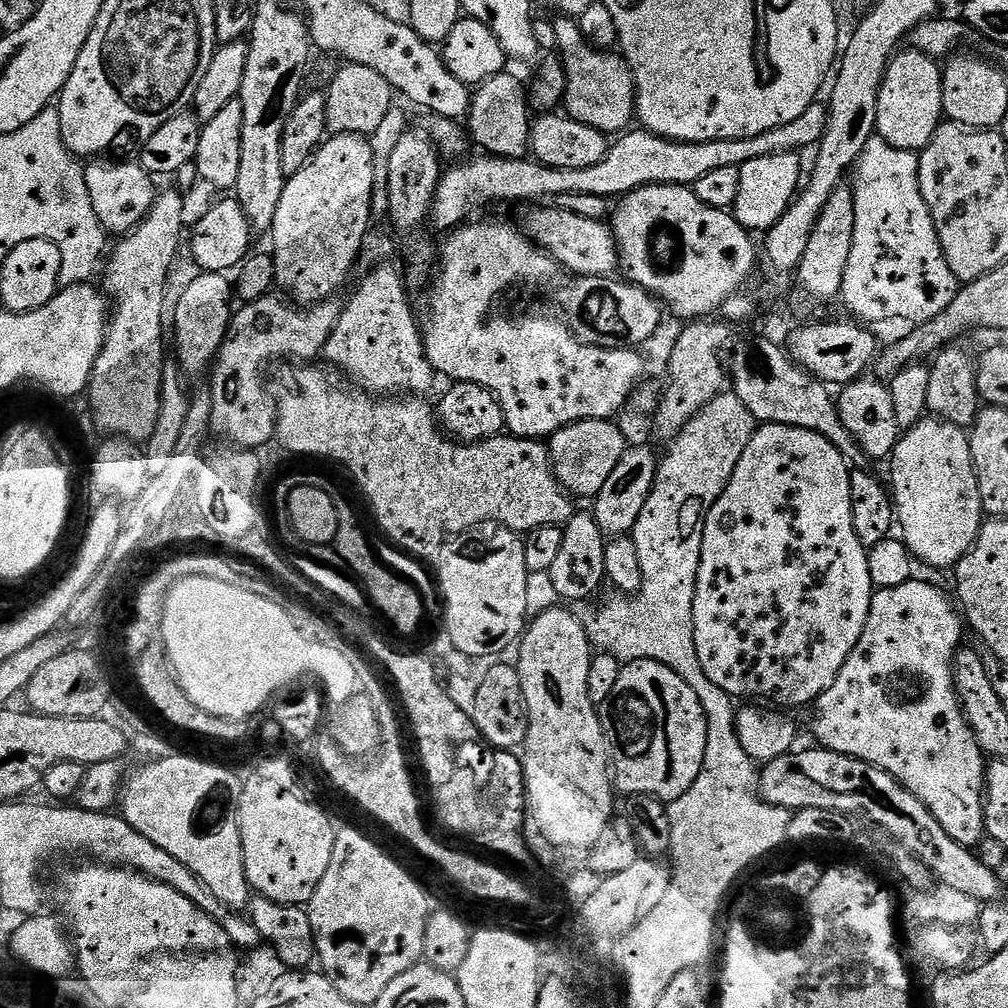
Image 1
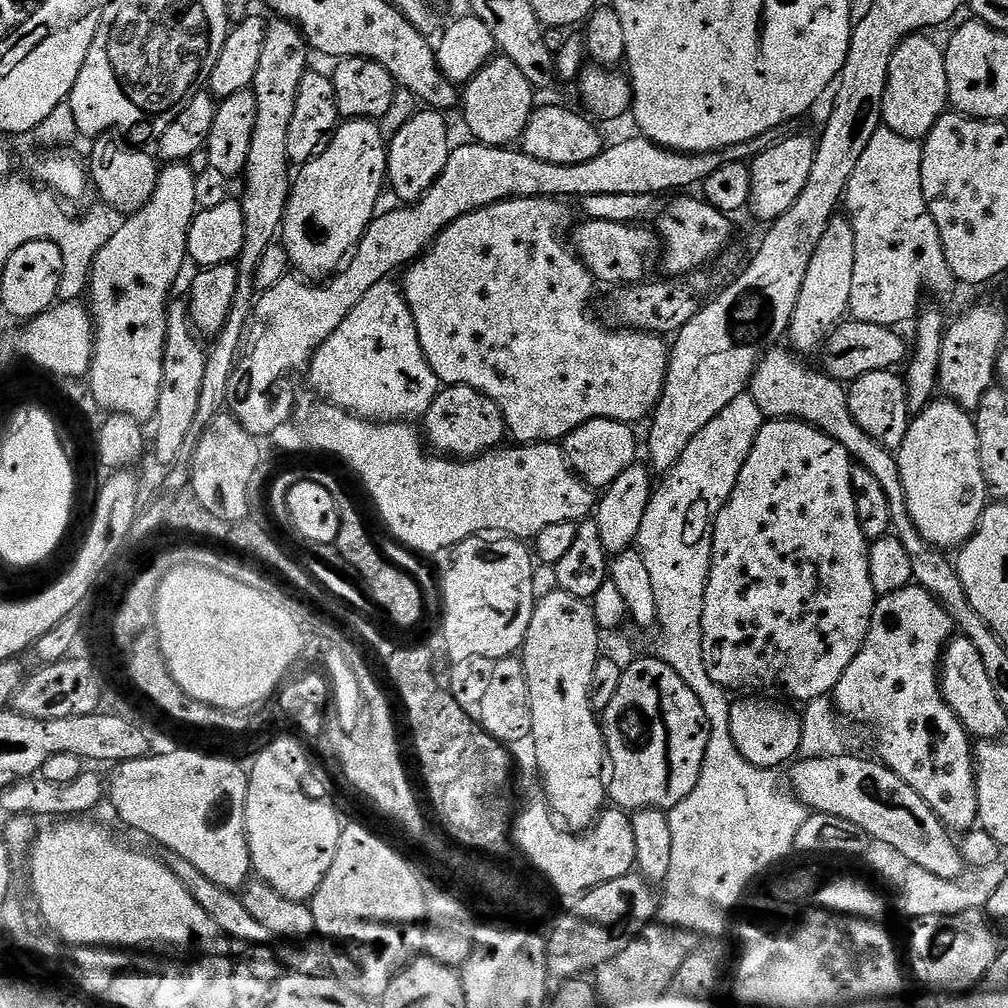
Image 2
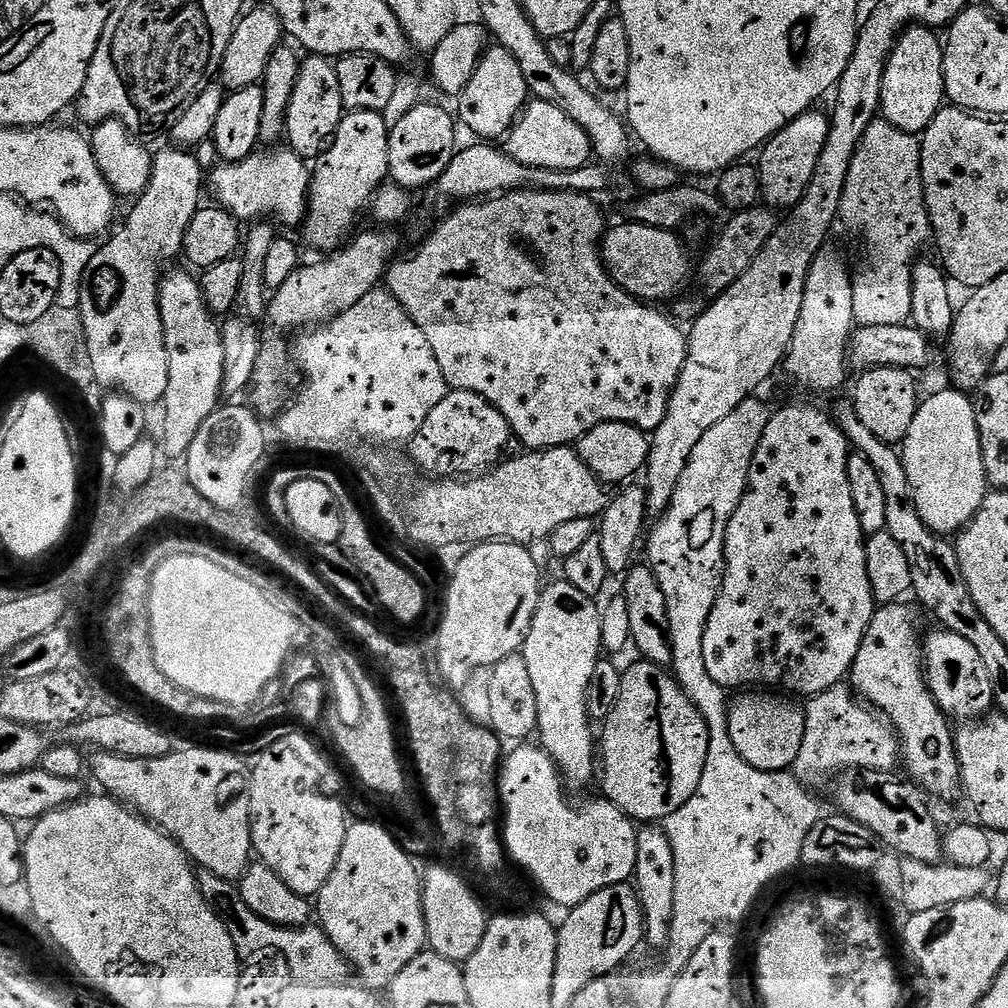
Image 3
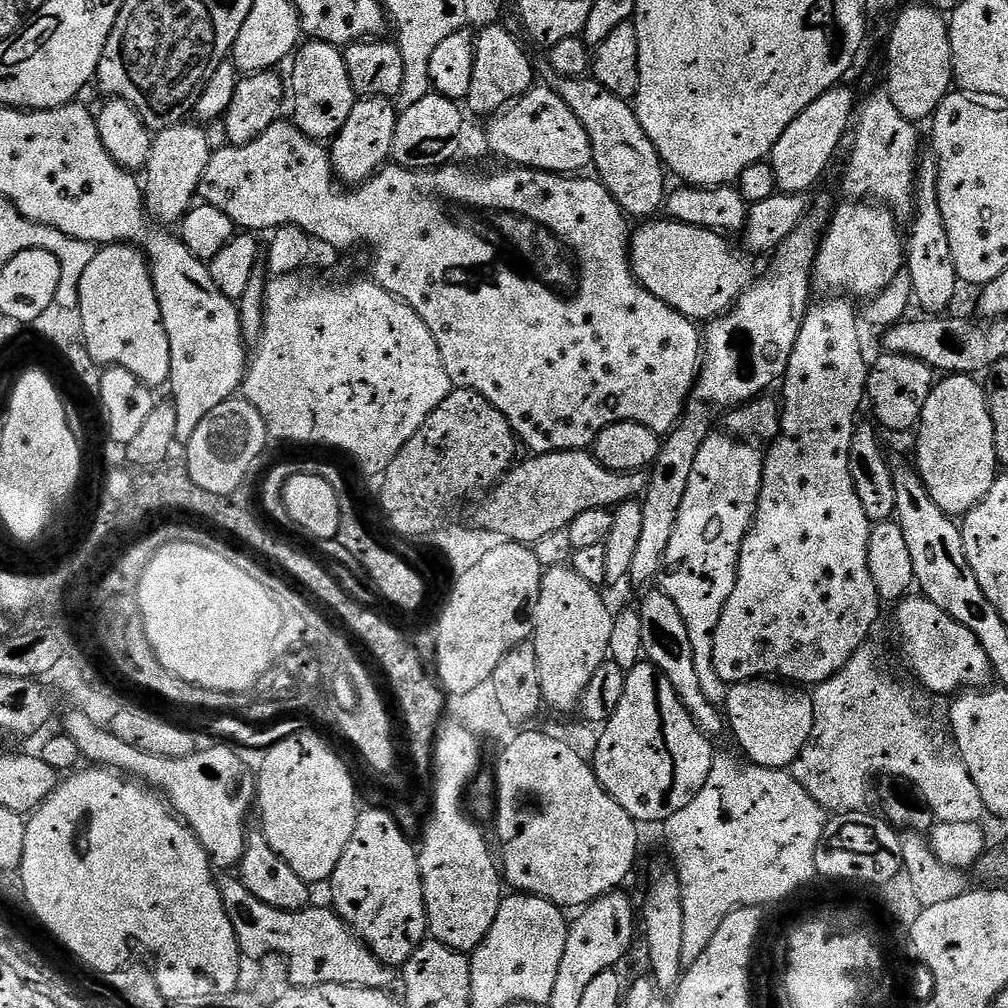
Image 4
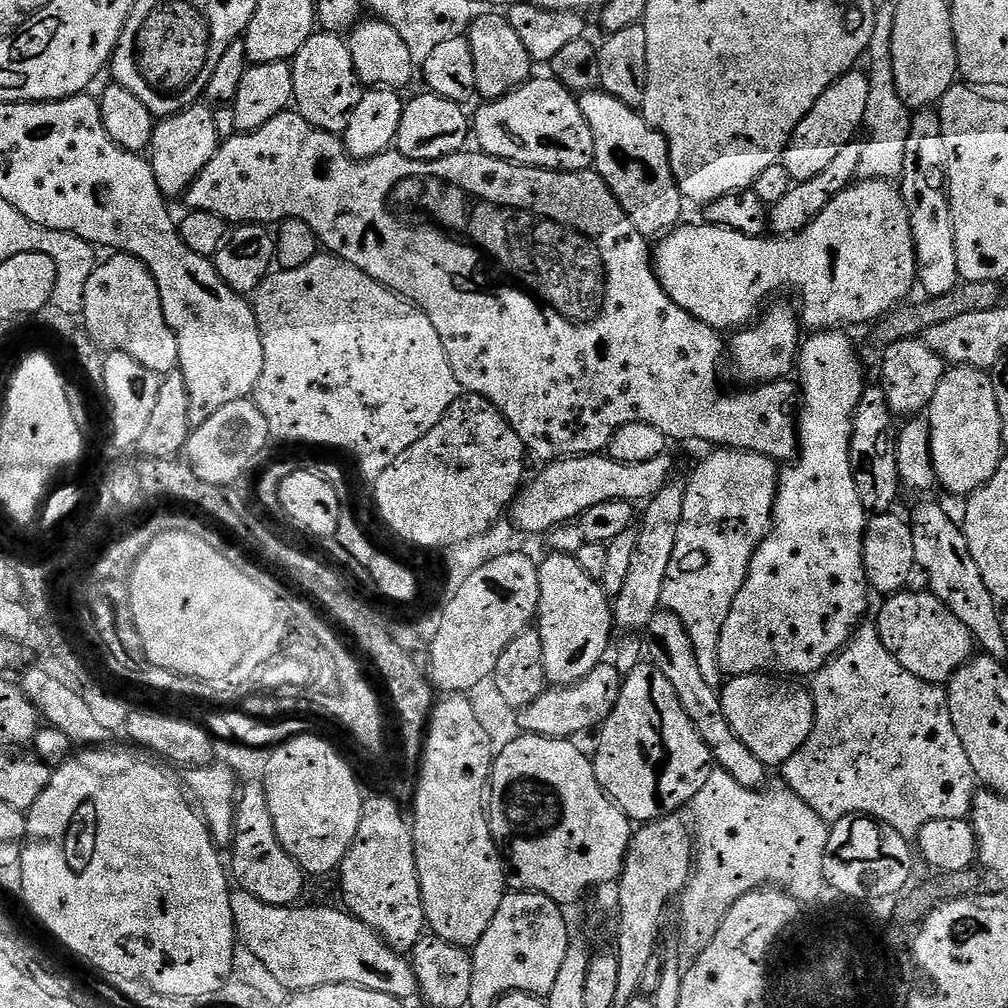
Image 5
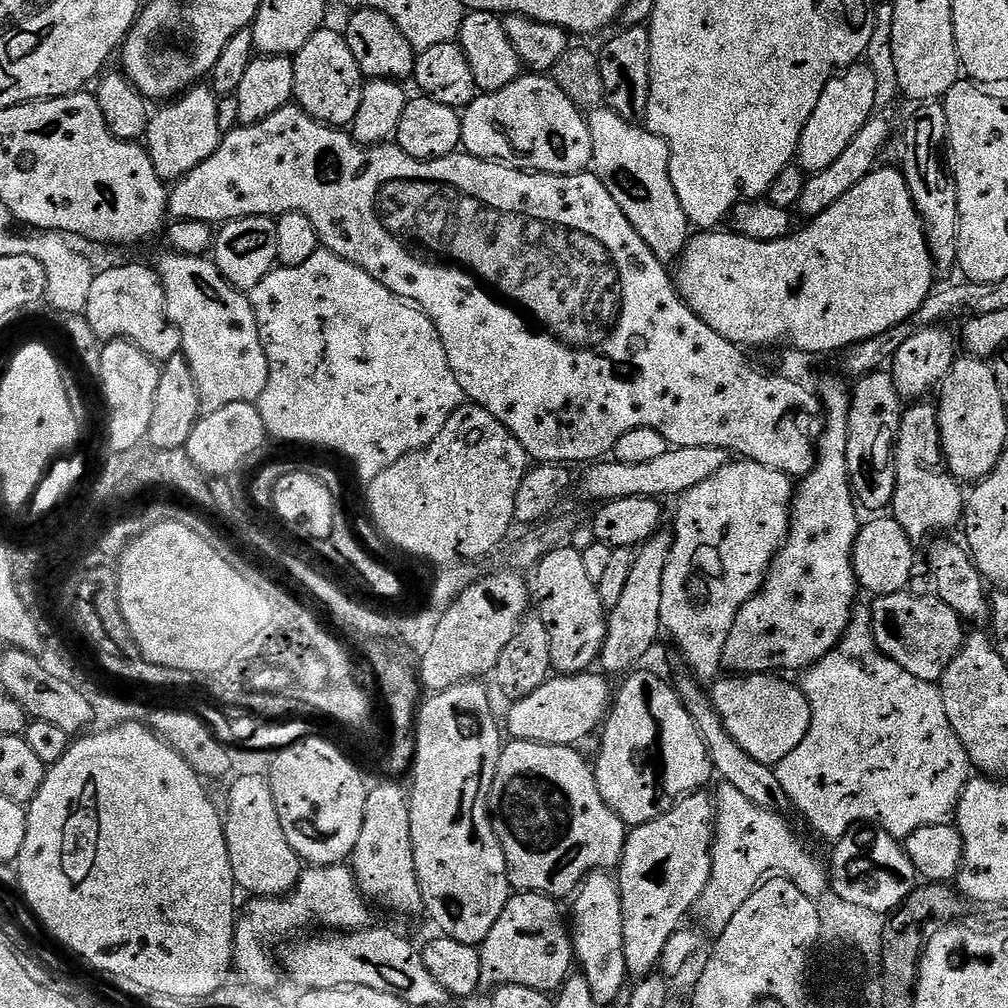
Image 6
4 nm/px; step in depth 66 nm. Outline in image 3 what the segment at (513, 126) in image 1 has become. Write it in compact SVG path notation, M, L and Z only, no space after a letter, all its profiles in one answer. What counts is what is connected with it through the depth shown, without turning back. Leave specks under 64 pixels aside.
M488 46L485 47L470 82L466 82L466 86L460 91L458 120L476 135L473 137L484 142L496 142L512 131L513 124L519 120L524 105L529 100L526 77L522 74L522 66L518 66L518 58L514 58L510 50Z

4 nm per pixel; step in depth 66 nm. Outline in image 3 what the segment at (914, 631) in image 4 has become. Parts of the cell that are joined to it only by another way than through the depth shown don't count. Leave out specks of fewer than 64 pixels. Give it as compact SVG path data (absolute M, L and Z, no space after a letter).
M939 631L932 632L929 636L927 633L923 641L928 689L934 694L938 706L945 716L956 722L967 722L989 715L996 702L994 686L990 686L990 673L987 672L978 650L974 650L974 645L966 642L962 634Z

